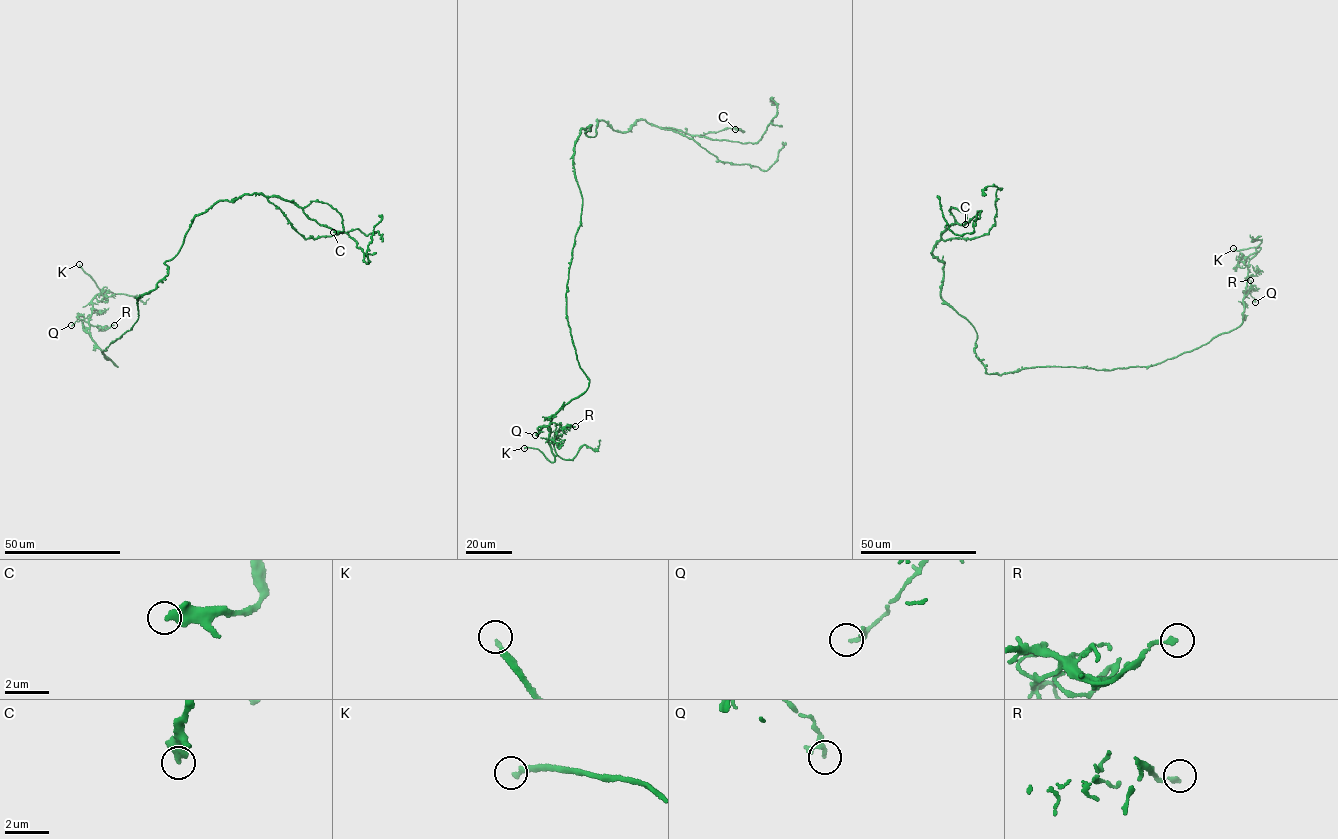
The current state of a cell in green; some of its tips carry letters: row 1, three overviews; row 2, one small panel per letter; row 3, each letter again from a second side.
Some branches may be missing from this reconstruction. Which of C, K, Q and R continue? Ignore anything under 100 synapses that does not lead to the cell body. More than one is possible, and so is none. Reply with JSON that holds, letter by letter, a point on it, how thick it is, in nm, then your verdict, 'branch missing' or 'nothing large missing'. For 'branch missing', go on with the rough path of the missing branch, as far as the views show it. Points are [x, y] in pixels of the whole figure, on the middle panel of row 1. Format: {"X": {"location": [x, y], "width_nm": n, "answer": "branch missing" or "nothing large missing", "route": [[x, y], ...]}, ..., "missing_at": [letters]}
{"C": {"location": [735, 129], "width_nm": 380, "answer": "nothing large missing"}, "K": {"location": [524, 448], "width_nm": 220, "answer": "branch missing", "route": [[524, 448], [500, 452], [484, 449]]}, "Q": {"location": [535, 435], "width_nm": 110, "answer": "nothing large missing"}, "R": {"location": [575, 426], "width_nm": 160, "answer": "nothing large missing"}, "missing_at": ["K"]}

